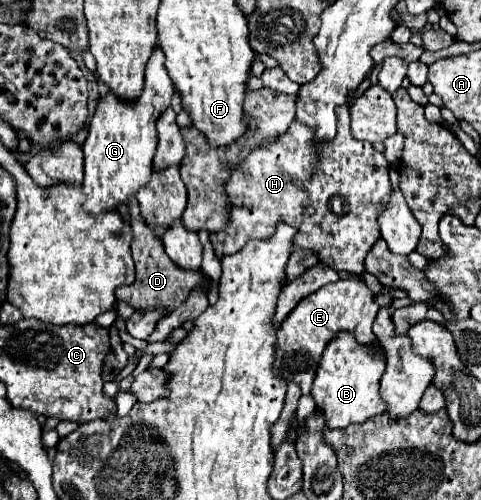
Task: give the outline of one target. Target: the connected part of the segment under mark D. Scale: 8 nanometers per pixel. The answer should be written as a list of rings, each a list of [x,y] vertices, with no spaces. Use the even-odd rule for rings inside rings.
[[[132,197],[132,201],[128,201],[128,211],[130,211],[130,225],[132,225],[132,231],[134,231],[132,257],[136,261],[136,281],[132,285],[126,285],[126,287],[116,289],[116,297],[118,299],[126,301],[134,309],[144,309],[144,307],[152,307],[152,305],[164,305],[164,307],[176,309],[176,307],[180,307],[186,301],[186,297],[194,291],[194,287],[200,287],[204,283],[204,289],[210,291],[212,283],[210,283],[208,277],[202,275],[202,271],[192,273],[192,271],[180,269],[164,253],[164,245],[162,245],[160,237],[156,237],[152,233],[152,229],[148,229],[146,221],[142,219],[136,197]],[[178,291],[184,291],[184,293],[178,293]]]

